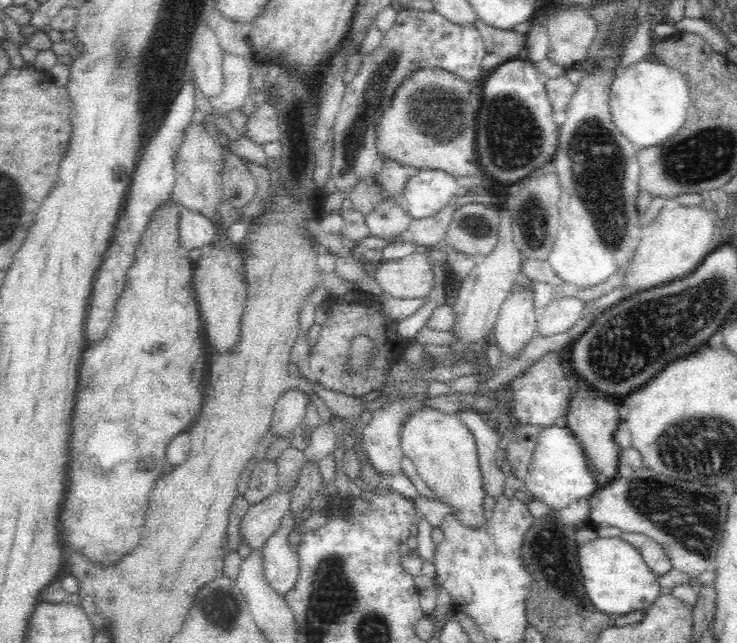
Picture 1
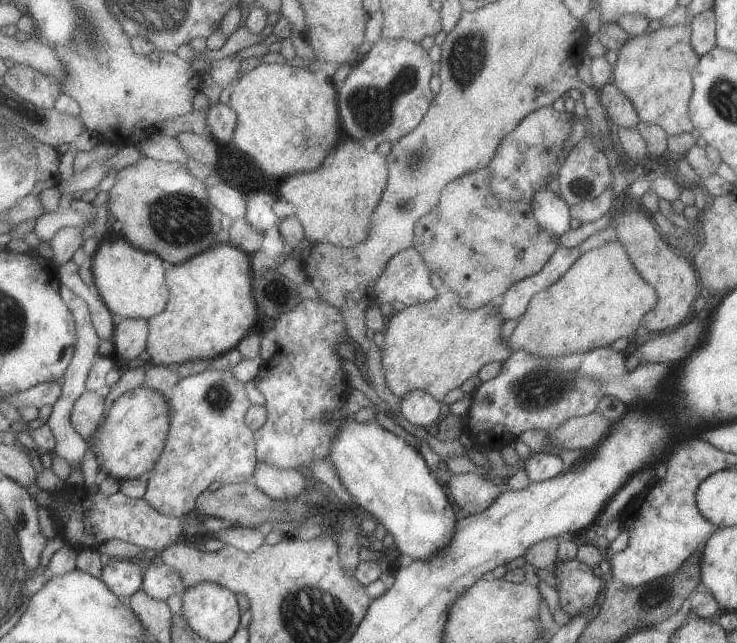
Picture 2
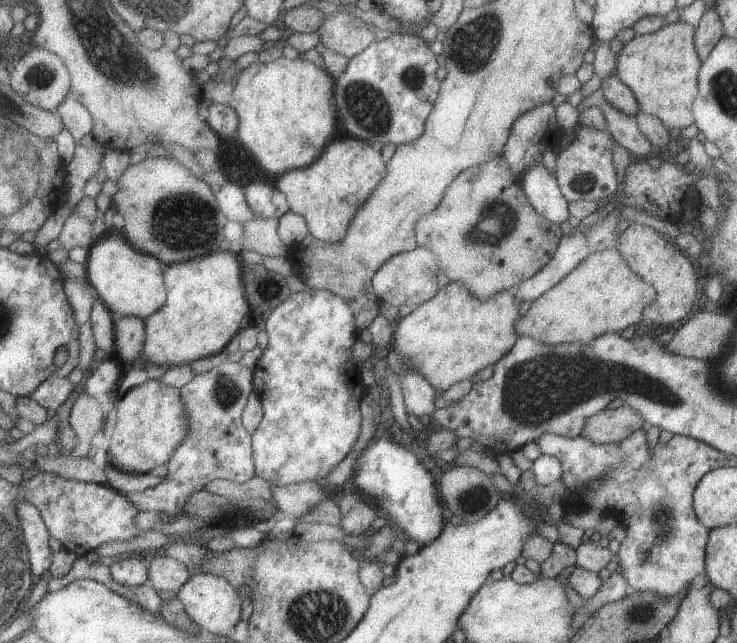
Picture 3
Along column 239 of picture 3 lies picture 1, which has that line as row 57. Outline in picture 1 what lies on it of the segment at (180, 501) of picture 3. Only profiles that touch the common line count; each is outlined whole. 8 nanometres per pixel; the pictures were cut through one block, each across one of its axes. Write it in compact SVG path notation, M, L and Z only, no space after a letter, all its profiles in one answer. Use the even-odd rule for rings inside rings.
M404 8L397 10L396 19L389 29L383 32L380 43L374 50L361 58L361 66L354 79L346 85L343 98L336 113L334 125L336 125L336 146L334 146L334 164L332 164L332 178L336 182L338 190L348 191L360 178L366 176L378 163L375 128L383 110L387 107L391 96L398 86L415 71L434 68L443 69L451 74L457 75L464 81L471 82L479 77L483 70L482 58L487 53L481 30L468 21L457 23L436 10L422 10L422 8Z

